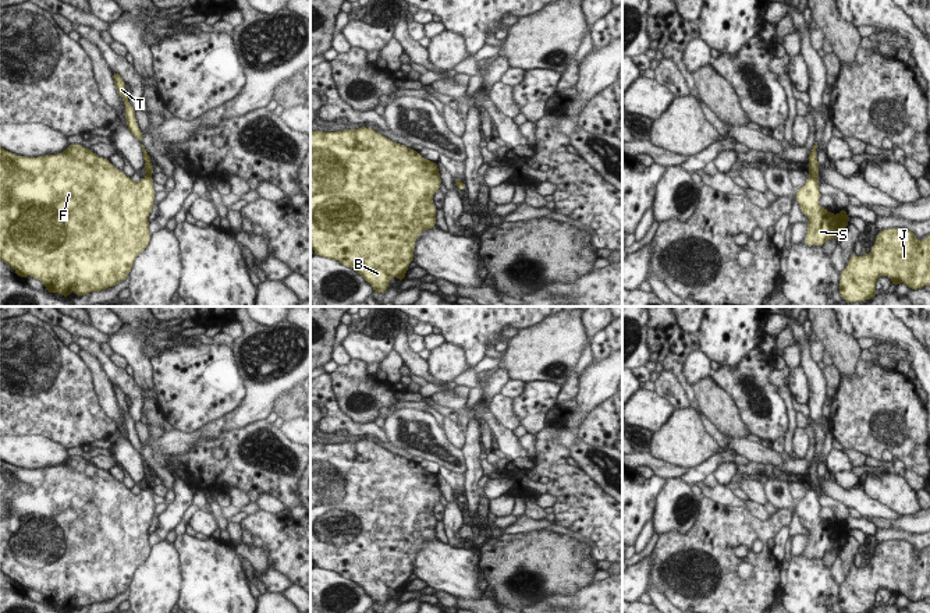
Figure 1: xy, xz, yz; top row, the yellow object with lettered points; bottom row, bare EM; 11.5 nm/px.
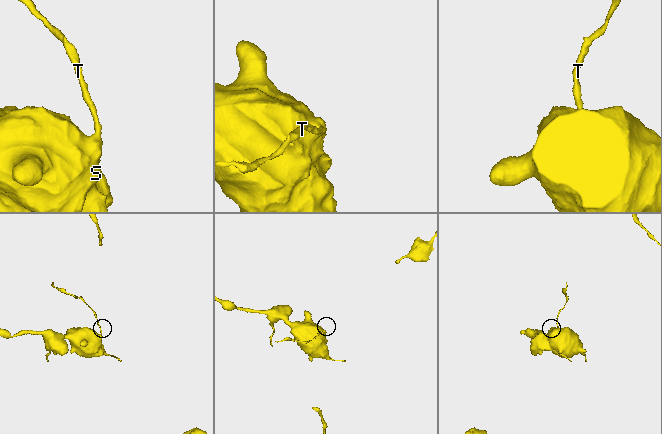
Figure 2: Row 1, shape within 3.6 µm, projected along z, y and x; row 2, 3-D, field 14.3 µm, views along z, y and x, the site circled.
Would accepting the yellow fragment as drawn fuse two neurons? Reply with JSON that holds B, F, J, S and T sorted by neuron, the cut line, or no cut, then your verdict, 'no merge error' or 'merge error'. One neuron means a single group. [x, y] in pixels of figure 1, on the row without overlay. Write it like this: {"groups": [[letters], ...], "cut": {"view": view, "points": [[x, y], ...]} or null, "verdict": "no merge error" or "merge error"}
{"groups": [["B", "F", "J", "S", "T"]], "cut": null, "verdict": "no merge error"}

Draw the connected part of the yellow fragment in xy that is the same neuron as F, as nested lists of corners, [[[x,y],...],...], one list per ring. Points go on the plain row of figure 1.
[[[113,385],[113,391],[114,391],[114,396],[116,396],[117,407],[120,407],[123,410],[123,412],[124,412],[127,439],[128,439],[129,444],[135,449],[135,451],[141,456],[141,460],[142,460],[142,464],[143,464],[143,474],[145,474],[146,489],[142,490],[142,492],[139,492],[138,495],[134,495],[121,482],[118,482],[117,479],[114,479],[110,475],[109,471],[99,470],[96,465],[92,464],[92,461],[84,460],[82,457],[71,456],[71,457],[68,457],[68,460],[63,465],[58,465],[58,467],[45,467],[45,468],[39,468],[39,470],[18,468],[18,467],[15,467],[13,464],[8,464],[8,463],[6,463],[4,460],[0,458],[0,571],[4,575],[7,575],[8,578],[11,578],[19,589],[31,588],[33,591],[40,592],[45,596],[46,603],[49,603],[50,606],[54,605],[54,603],[57,603],[60,607],[68,609],[70,606],[74,605],[75,609],[79,609],[79,607],[90,606],[93,603],[103,603],[107,599],[114,599],[116,596],[121,595],[123,592],[125,592],[129,588],[129,584],[132,581],[132,575],[134,575],[135,570],[148,559],[148,556],[150,554],[150,550],[152,550],[152,546],[149,543],[148,528],[153,522],[152,520],[153,520],[155,506],[156,506],[156,503],[153,500],[153,492],[152,492],[153,479],[152,479],[152,475],[150,475],[150,468],[146,464],[145,458],[142,457],[142,449],[143,449],[143,446],[141,444],[141,442],[138,439],[138,435],[136,435],[136,430],[135,430],[135,421],[128,414],[128,407],[127,407],[127,403],[125,403],[125,394],[123,393],[123,390],[117,385]]]

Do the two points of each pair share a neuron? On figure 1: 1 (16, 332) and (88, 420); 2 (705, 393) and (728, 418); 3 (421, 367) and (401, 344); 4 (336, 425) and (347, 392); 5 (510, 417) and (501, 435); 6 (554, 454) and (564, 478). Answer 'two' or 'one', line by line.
1: one
2: one
3: one
4: two
5: two
6: one

